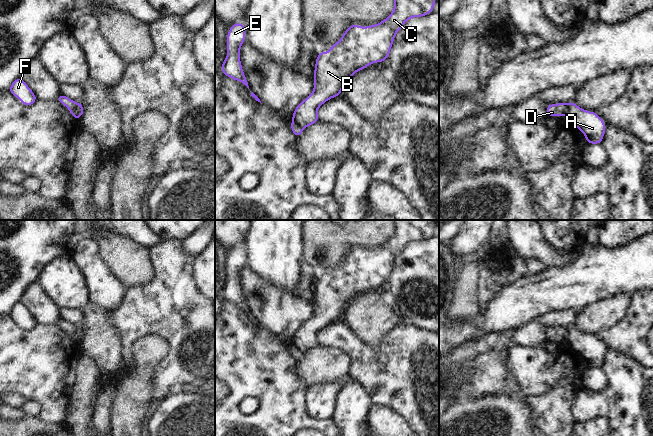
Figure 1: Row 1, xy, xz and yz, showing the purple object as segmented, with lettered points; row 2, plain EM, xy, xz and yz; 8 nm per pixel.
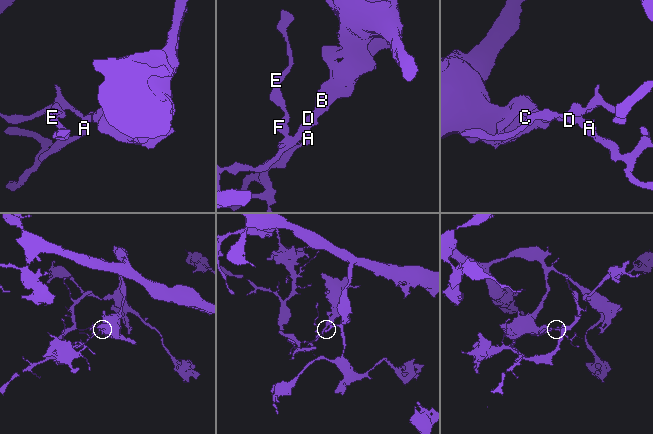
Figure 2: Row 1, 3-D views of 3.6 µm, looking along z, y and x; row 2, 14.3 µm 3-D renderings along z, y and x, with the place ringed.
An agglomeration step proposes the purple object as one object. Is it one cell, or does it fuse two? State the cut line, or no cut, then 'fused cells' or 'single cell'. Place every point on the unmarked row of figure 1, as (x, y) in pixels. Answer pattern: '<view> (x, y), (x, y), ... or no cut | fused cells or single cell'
xy (75, 326), (75, 335), (79, 341) | fused cells

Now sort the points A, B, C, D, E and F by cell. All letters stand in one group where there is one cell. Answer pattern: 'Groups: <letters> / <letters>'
Groups: A E F / B C D

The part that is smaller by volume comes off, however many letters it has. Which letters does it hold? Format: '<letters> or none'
A, E, F

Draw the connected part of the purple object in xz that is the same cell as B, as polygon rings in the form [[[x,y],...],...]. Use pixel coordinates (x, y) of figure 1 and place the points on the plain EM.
[[[393,220],[395,230],[392,237],[376,249],[361,251],[350,248],[341,263],[332,268],[329,276],[319,275],[313,297],[314,313],[309,321],[296,330],[292,342],[303,353],[319,346],[318,332],[329,323],[339,321],[344,308],[357,296],[369,288],[386,285],[396,257],[404,247],[413,241],[423,241],[433,237],[437,226],[435,220]]]

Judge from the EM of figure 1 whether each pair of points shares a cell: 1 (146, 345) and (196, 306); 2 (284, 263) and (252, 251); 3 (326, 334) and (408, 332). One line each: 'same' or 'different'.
1: different
2: same
3: same

